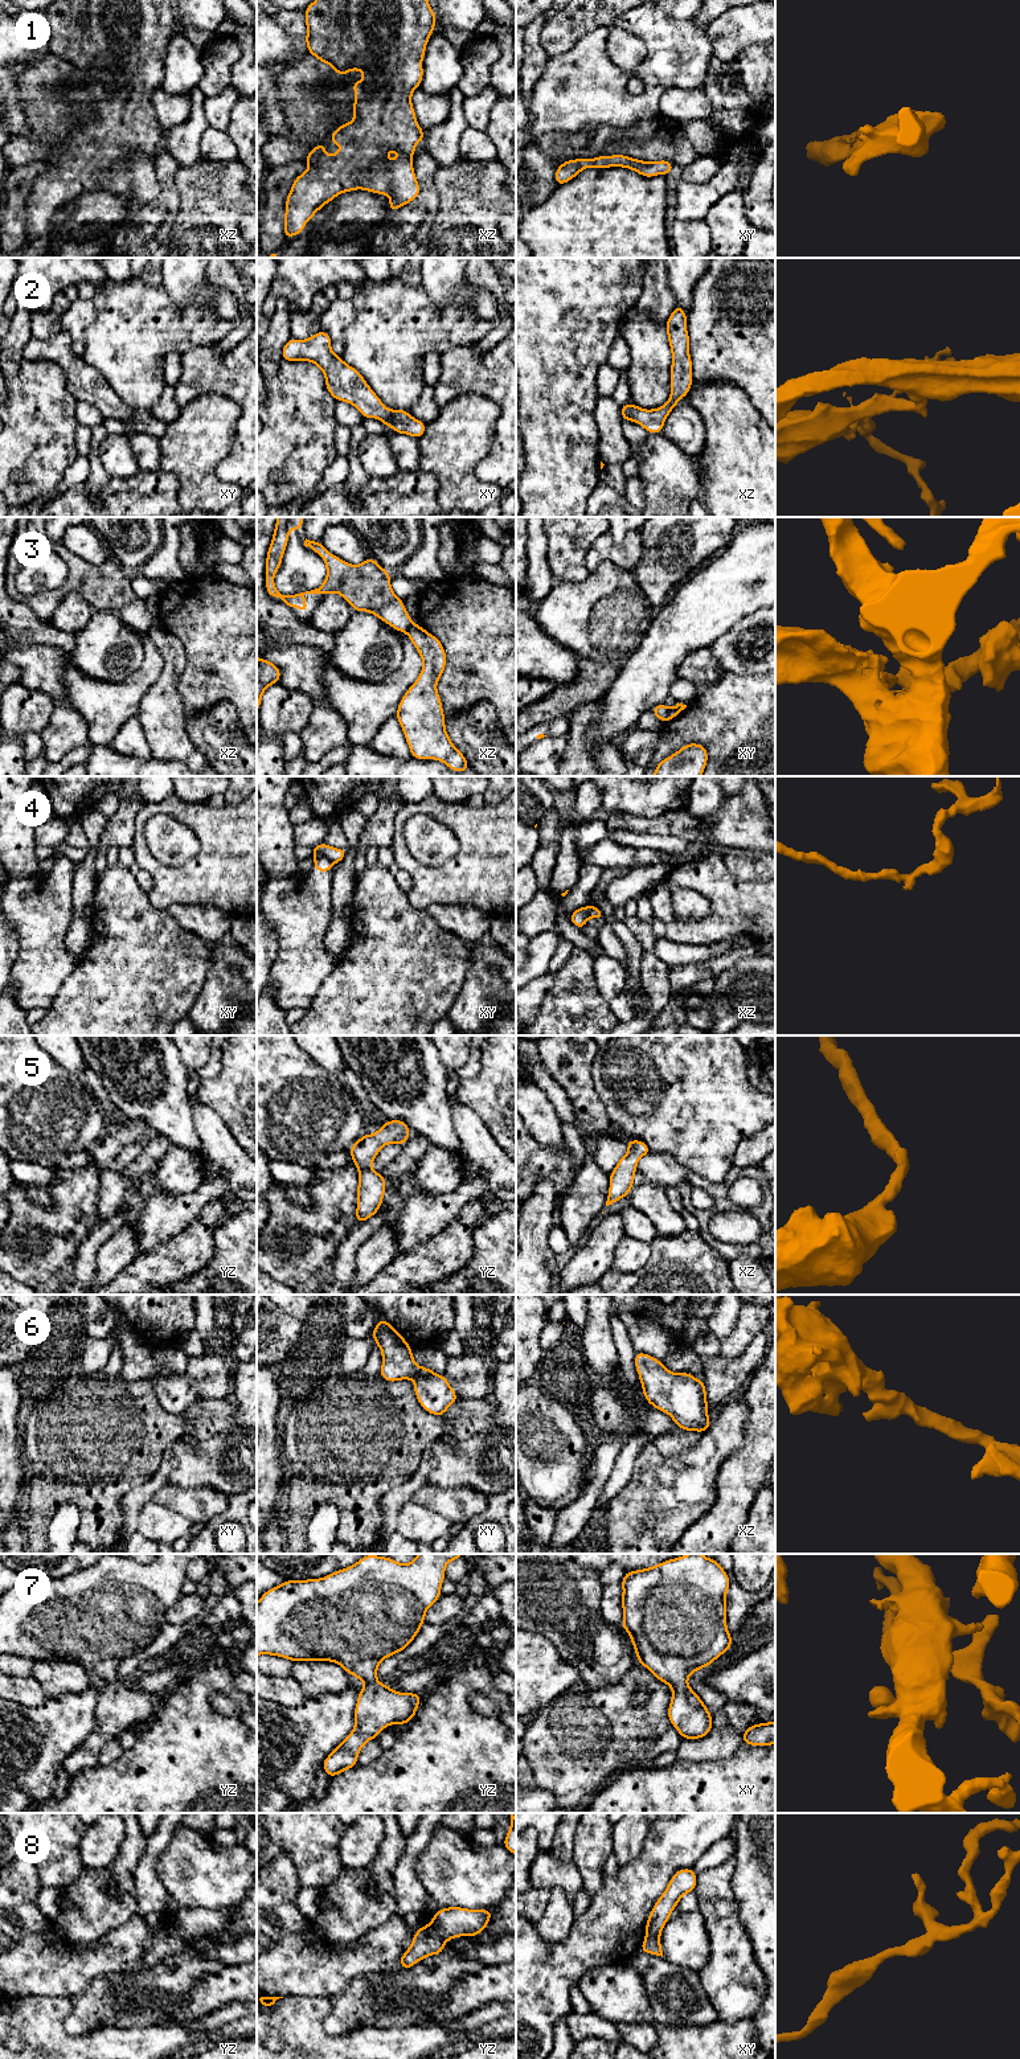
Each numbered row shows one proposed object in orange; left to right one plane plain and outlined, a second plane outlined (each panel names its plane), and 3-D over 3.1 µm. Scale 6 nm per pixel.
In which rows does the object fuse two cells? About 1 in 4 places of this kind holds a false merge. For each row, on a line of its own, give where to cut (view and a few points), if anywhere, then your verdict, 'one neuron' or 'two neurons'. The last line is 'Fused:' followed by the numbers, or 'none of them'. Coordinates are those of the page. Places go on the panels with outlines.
1: no cut; one neuron
2: no cut; one neuron
3: cut in xy along (667, 709), (671, 717); two neurons
4: cut in xy along (314, 854), (322, 854), (328, 861); two neurons
5: no cut; one neuron
6: no cut; one neuron
7: no cut; one neuron
8: cut in yz along (430, 1924), (443, 1941); two neurons
Fused: 3, 4, 8

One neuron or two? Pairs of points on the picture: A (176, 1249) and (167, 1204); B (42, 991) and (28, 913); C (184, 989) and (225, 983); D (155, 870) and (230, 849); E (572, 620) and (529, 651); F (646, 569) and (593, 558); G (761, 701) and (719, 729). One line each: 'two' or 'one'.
A: two
B: one
C: two
D: one
E: two
F: two
G: one

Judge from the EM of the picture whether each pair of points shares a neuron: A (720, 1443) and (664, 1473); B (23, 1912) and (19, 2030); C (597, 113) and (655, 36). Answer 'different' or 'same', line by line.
A: same
B: different
C: same

